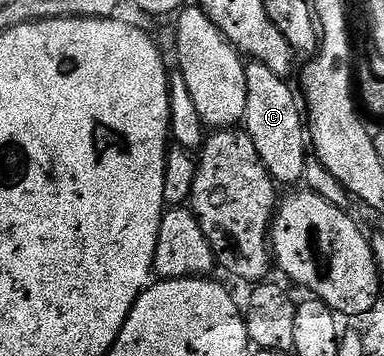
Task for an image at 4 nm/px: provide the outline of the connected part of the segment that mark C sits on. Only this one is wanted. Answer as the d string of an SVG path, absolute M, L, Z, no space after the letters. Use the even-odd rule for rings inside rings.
M256 61L245 64L247 73L247 109L243 129L255 141L263 165L267 165L269 176L278 185L300 184L305 178L305 166L311 154L311 143L307 138L307 119L303 114L299 95L289 88L289 79L271 73L267 65Z

